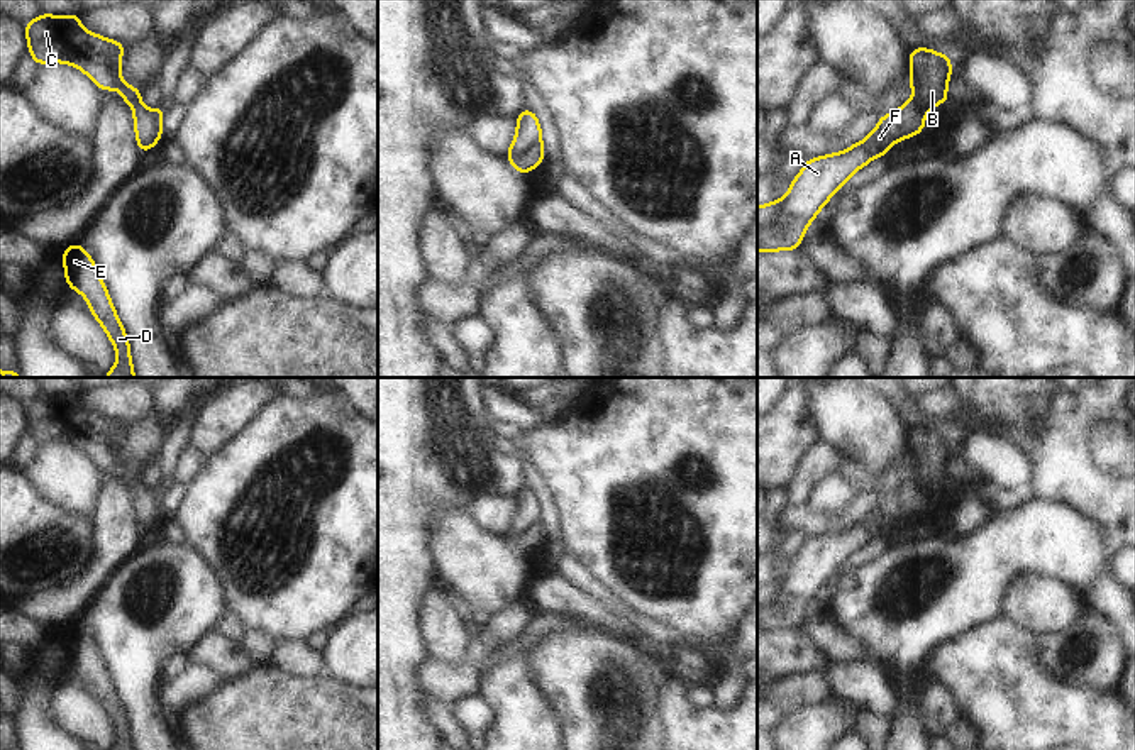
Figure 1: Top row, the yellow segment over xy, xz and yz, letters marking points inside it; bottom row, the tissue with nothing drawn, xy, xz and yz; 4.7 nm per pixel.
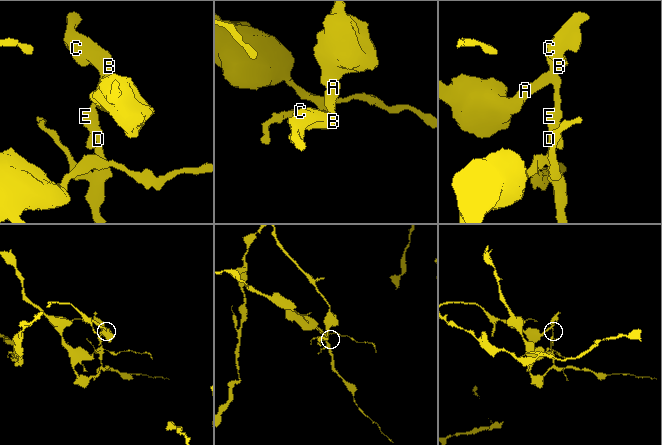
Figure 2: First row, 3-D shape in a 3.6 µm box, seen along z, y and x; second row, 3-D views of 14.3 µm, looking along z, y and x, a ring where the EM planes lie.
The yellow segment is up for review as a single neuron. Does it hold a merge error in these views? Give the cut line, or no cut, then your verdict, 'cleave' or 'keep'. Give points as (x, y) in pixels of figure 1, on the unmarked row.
xz (541, 518), (509, 539) | cleave

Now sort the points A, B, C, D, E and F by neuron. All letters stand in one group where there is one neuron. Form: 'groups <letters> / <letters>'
groups A B C F / D E

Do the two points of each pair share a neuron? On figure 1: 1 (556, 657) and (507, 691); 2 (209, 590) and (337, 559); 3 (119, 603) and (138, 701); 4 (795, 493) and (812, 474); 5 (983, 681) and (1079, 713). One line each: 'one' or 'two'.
1: two
2: two
3: one
4: one
5: one

